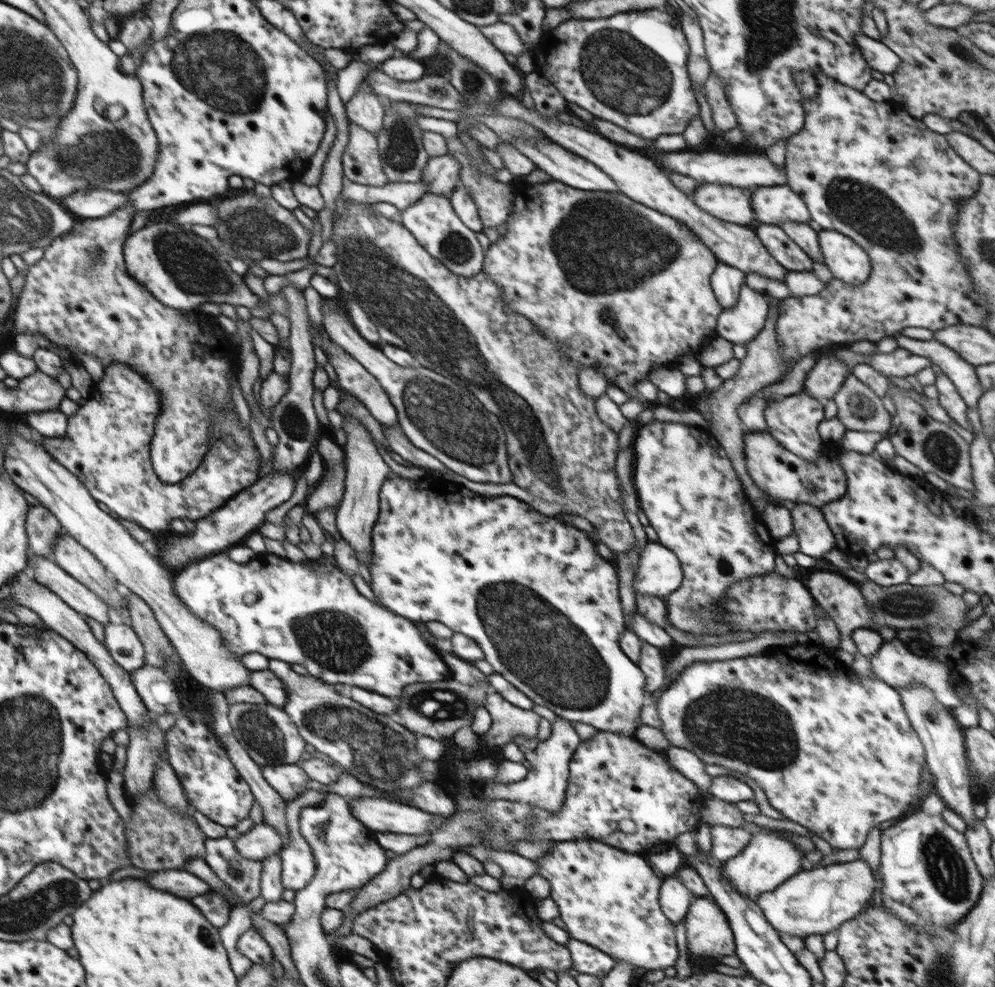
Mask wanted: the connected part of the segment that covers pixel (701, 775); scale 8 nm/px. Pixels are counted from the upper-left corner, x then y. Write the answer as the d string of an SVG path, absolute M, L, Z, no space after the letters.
M671 745L666 751L666 755L673 768L694 782L699 789L709 792L713 778L705 772L706 765L694 752Z

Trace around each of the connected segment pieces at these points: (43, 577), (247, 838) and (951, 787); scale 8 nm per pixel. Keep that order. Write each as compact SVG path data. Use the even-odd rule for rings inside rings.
M42 556L28 559L27 571L36 582L48 587L82 616L90 617L102 625L113 620L110 606L87 586Z
M264 822L255 825L234 841L236 850L248 860L264 860L280 852L283 842L279 832Z
M914 683L897 690L903 701L912 728L922 741L926 764L932 774L933 791L942 798L948 808L957 812L967 824L977 822L979 818L974 814L974 798L970 792L971 772L968 768L965 747L964 728L960 726L951 709L943 705L926 685Z

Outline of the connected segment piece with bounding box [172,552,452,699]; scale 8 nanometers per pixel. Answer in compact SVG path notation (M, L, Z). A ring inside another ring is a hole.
M225 552L208 556L202 562L191 562L173 574L172 579L175 593L192 615L218 630L225 647L236 656L257 652L269 659L301 664L308 675L328 684L349 684L392 699L400 697L402 688L408 684L452 678L438 650L424 641L414 622L364 597L339 568L319 572L312 565L294 563L270 553L248 564L238 564Z

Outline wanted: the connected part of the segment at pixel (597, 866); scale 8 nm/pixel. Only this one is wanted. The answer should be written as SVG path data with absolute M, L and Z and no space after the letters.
M570 840L556 841L553 849L534 861L539 866L538 875L550 883L550 897L558 905L559 916L571 938L608 953L615 963L626 963L636 969L664 971L676 965L680 952L676 947L675 923L666 918L659 905L662 879L655 875L642 854L624 852L600 840Z

